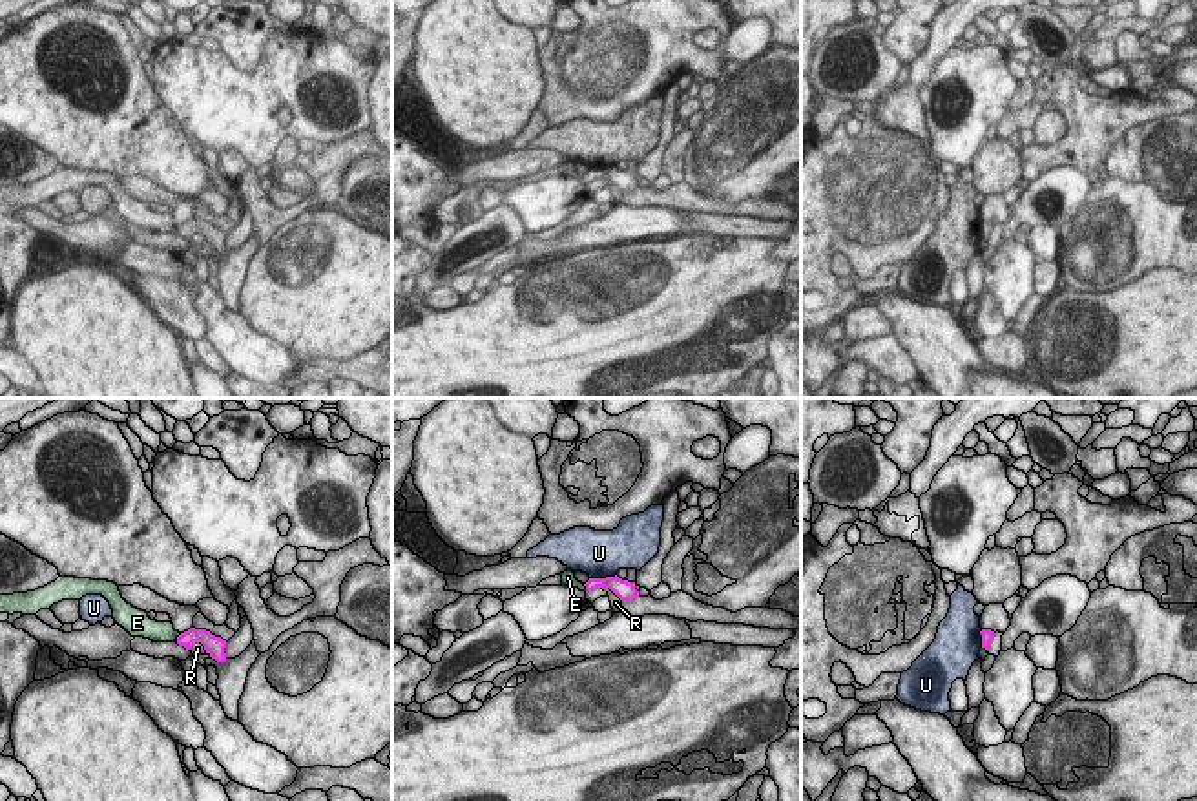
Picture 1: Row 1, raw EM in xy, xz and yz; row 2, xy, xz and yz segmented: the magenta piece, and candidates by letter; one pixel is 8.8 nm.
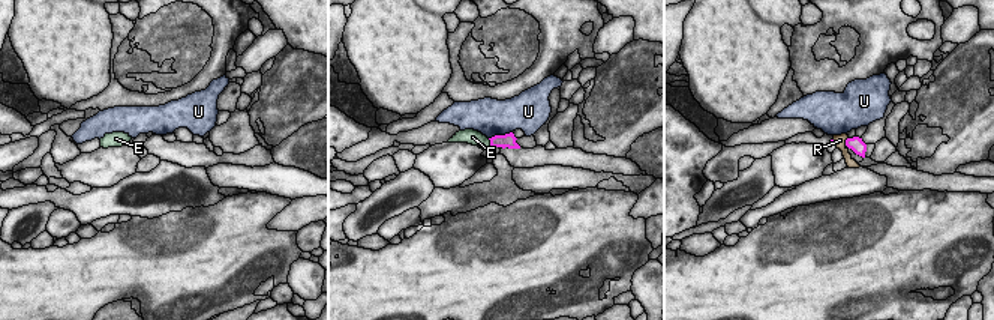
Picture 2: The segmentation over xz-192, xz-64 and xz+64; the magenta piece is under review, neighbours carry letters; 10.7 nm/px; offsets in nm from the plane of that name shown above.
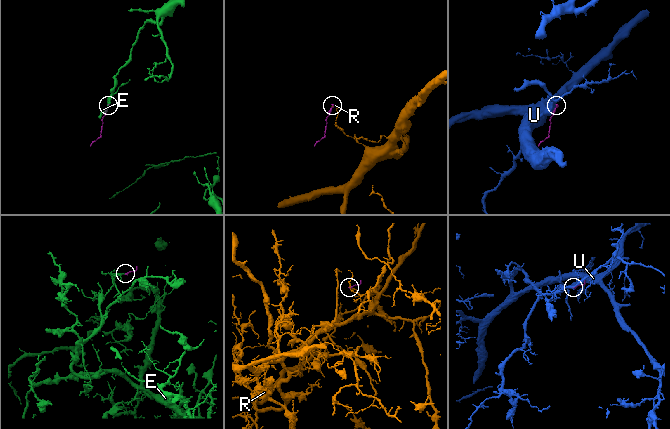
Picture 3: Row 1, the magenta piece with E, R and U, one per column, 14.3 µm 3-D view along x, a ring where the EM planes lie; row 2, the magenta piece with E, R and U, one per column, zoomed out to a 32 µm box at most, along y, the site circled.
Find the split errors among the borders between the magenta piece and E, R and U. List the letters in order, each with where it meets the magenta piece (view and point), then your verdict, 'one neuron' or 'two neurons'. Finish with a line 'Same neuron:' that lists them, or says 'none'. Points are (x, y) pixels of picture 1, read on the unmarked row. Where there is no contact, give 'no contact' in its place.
E: meets magenta in xy at (177, 228); one neuron
R: meets magenta in xz at (614, 183); two neurons
U: meets magenta in xz at (603, 170); two neurons
Same neuron: E

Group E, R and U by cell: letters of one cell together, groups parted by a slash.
E / R / U

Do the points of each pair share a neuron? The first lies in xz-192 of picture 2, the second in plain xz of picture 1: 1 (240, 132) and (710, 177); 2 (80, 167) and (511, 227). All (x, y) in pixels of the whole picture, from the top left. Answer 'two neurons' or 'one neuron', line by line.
1: two neurons
2: two neurons

